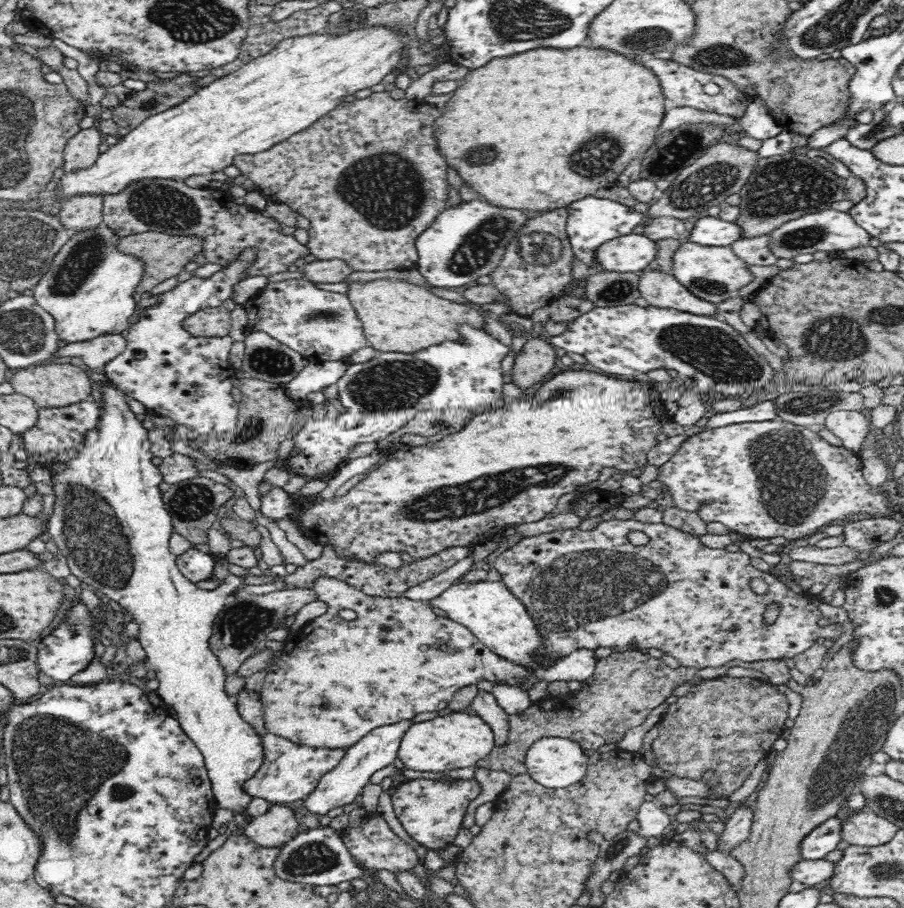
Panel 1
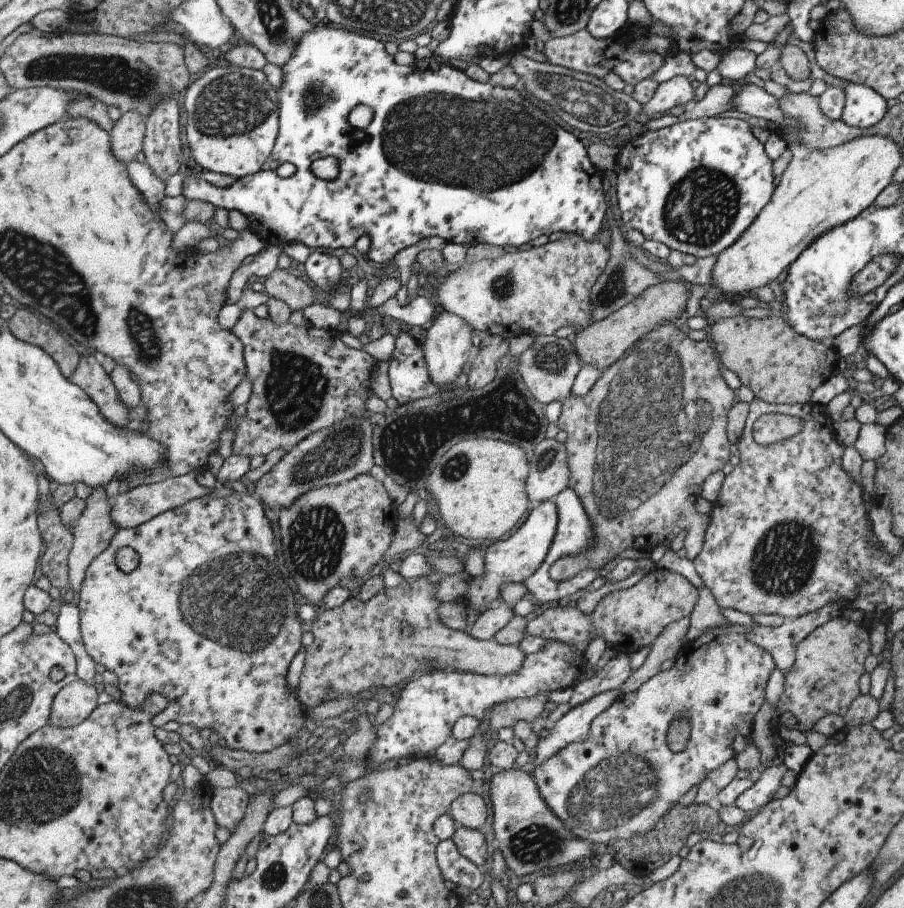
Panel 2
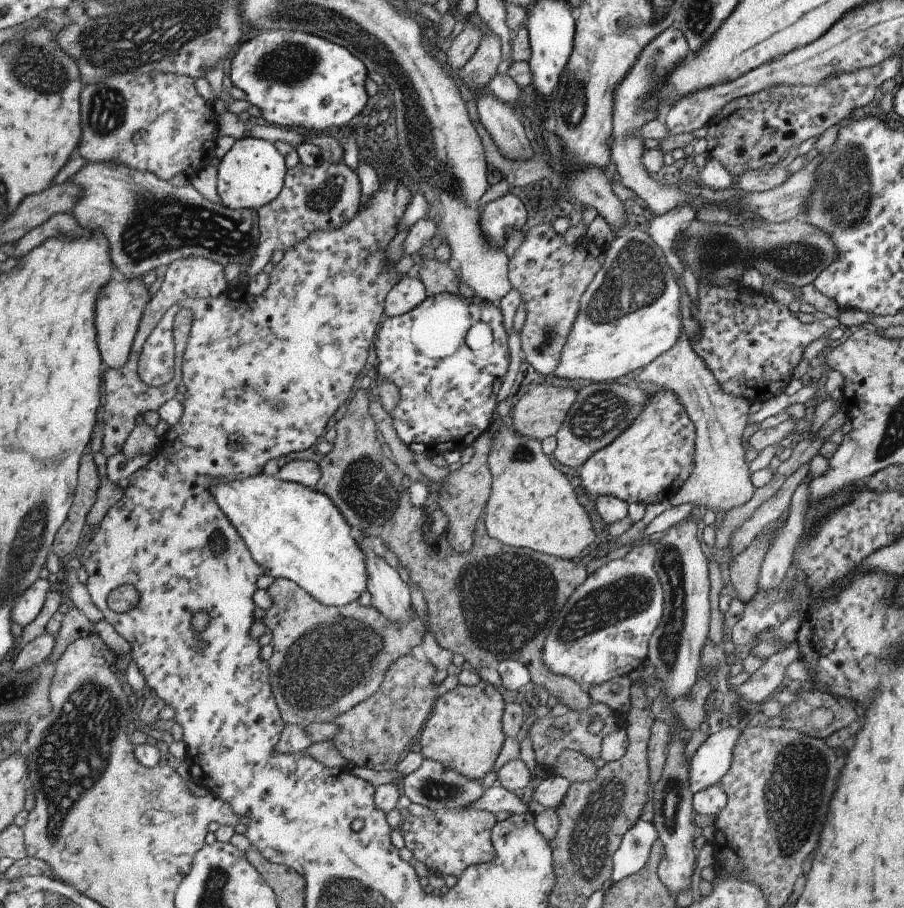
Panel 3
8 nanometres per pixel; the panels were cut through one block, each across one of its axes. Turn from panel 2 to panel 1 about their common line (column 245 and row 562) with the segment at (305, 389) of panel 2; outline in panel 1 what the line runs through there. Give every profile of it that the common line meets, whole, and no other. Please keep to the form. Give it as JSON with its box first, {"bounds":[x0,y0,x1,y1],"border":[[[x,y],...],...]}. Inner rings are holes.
{"bounds":[285,543,472,598],"border":[[[324,543],[321,554],[316,559],[309,560],[306,566],[297,568],[294,573],[288,573],[285,576],[285,582],[289,587],[310,587],[312,589],[313,580],[320,575],[326,575],[344,581],[360,589],[368,596],[398,598],[402,597],[402,592],[407,588],[412,588],[412,586],[416,586],[425,580],[436,578],[438,574],[452,568],[458,560],[462,560],[467,556],[470,549],[472,547],[451,546],[426,558],[414,559],[413,562],[403,561],[403,565],[400,567],[391,568],[376,561],[368,562],[362,559],[344,557],[336,551],[336,547],[332,543]]]}

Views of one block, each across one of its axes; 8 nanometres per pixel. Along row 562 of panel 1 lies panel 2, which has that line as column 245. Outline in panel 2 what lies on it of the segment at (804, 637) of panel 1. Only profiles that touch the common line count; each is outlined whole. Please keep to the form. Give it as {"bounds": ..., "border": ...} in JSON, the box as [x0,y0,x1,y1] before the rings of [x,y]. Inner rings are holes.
{"bounds":[77,493,310,752],"border":[[[236,493],[227,494],[227,496],[215,496],[215,498],[210,497],[201,497],[196,499],[191,499],[189,502],[182,504],[181,506],[172,508],[171,510],[162,512],[153,518],[150,518],[147,522],[140,524],[136,527],[131,527],[128,529],[119,529],[115,534],[112,536],[112,539],[109,541],[108,547],[102,552],[99,553],[95,558],[89,563],[87,566],[83,582],[81,583],[79,589],[79,602],[77,602],[77,610],[78,610],[78,619],[80,624],[80,633],[82,636],[82,643],[85,649],[85,652],[91,657],[91,660],[95,664],[101,664],[104,666],[106,670],[111,670],[113,674],[116,674],[118,678],[118,689],[120,690],[120,702],[123,703],[126,707],[132,709],[139,709],[143,704],[146,698],[151,693],[157,693],[163,696],[164,700],[166,701],[166,705],[161,709],[161,712],[154,714],[150,718],[150,723],[154,728],[161,728],[165,722],[169,722],[169,720],[175,720],[181,724],[191,724],[191,726],[195,726],[195,728],[209,728],[212,730],[211,732],[211,739],[216,741],[218,738],[223,738],[225,740],[225,744],[227,748],[231,750],[243,750],[243,752],[265,752],[266,750],[277,748],[277,746],[281,746],[281,744],[296,744],[299,743],[300,737],[306,733],[306,731],[310,728],[310,725],[307,723],[305,719],[305,707],[301,704],[301,701],[298,699],[298,684],[297,689],[288,689],[286,687],[286,678],[285,675],[287,674],[287,667],[288,664],[291,662],[293,656],[298,651],[300,645],[300,634],[303,632],[305,627],[300,622],[296,615],[296,609],[299,605],[297,593],[291,586],[289,586],[289,582],[285,580],[283,575],[279,573],[279,569],[277,569],[277,565],[275,565],[274,558],[277,556],[277,552],[275,552],[275,540],[273,539],[273,532],[271,531],[271,527],[269,526],[269,520],[265,517],[263,513],[263,508],[261,507],[261,503],[259,500],[253,495],[248,493]],[[122,546],[129,546],[132,548],[139,557],[139,563],[137,567],[131,573],[123,573],[119,568],[115,565],[115,558],[114,554],[115,551]]]}

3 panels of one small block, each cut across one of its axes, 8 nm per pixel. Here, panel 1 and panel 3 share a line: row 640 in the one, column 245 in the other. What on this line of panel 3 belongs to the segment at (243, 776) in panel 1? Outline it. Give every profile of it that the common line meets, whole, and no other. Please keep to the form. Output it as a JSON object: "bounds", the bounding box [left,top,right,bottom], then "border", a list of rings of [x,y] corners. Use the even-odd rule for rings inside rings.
{"bounds":[216,137,286,211],"border":[[[247,137],[234,141],[216,169],[216,193],[220,203],[232,211],[255,211],[273,201],[284,181],[286,168],[283,157],[269,141],[263,139]]]}

